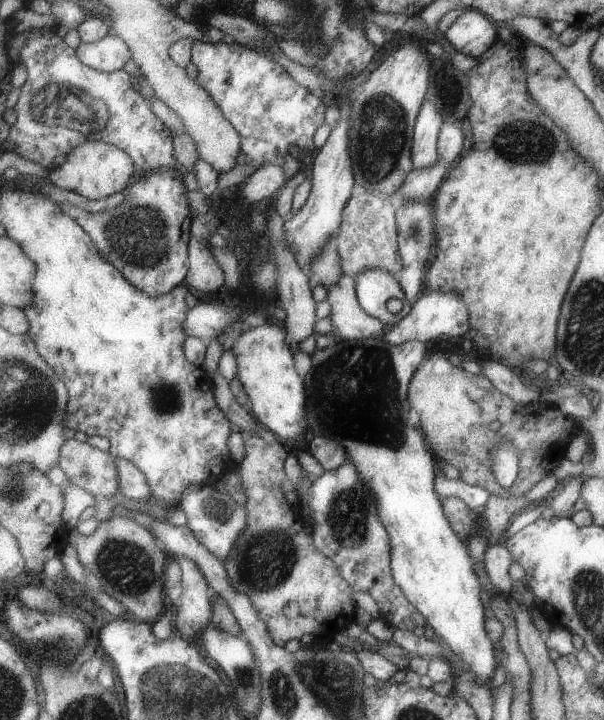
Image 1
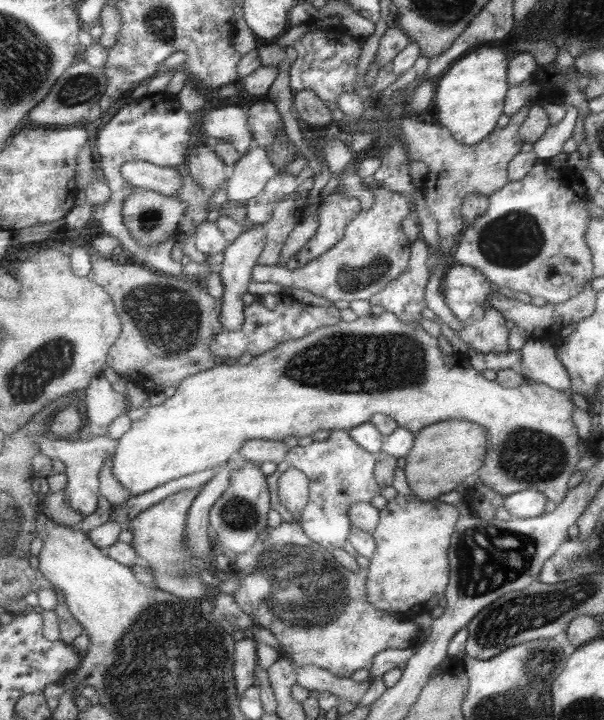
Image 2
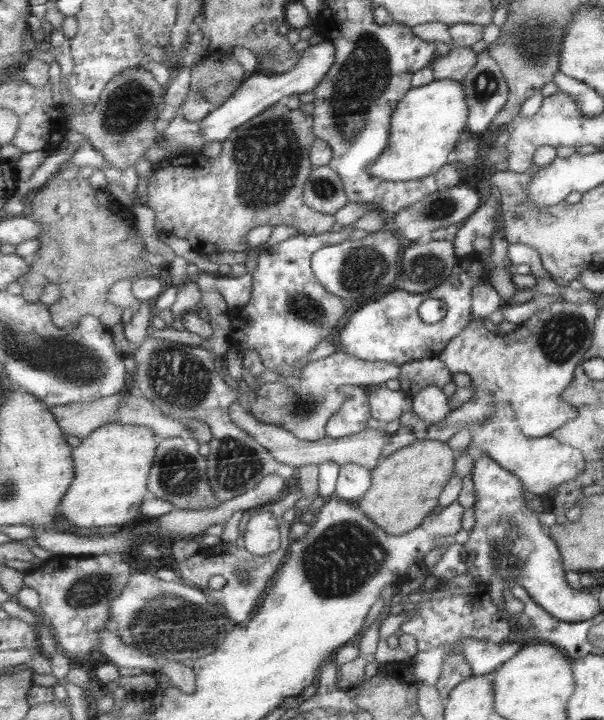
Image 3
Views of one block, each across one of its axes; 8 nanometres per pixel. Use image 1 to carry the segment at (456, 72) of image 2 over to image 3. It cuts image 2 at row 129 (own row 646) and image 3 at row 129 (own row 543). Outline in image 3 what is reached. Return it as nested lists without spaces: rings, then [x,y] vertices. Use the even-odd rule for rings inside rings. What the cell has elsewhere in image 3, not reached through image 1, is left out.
[[[435,80],[431,84],[413,87],[398,105],[393,114],[392,135],[389,146],[381,153],[375,164],[368,172],[380,179],[392,182],[423,179],[441,171],[454,157],[453,152],[460,143],[461,132],[468,132],[469,104],[465,93],[465,86],[457,80]]]

